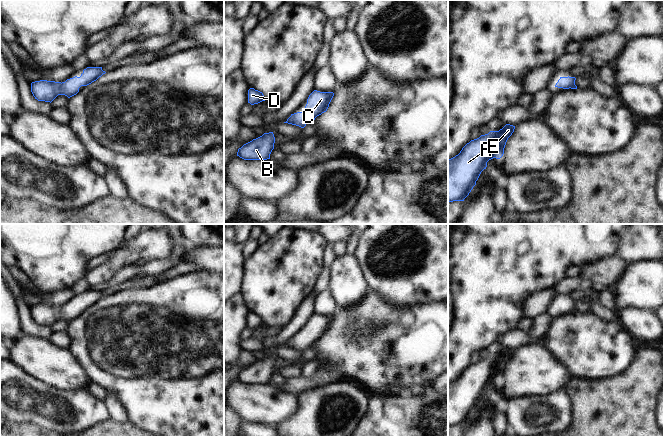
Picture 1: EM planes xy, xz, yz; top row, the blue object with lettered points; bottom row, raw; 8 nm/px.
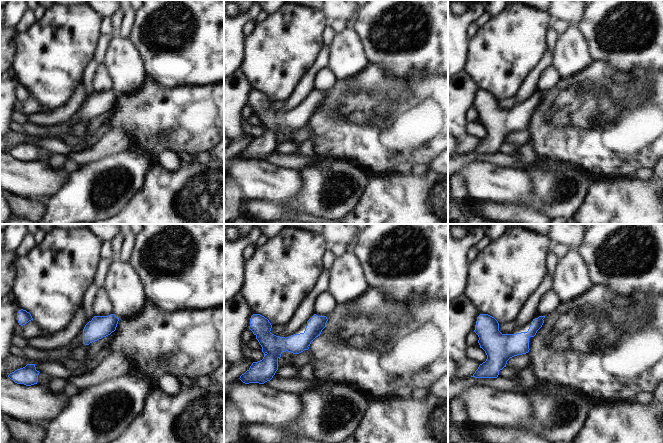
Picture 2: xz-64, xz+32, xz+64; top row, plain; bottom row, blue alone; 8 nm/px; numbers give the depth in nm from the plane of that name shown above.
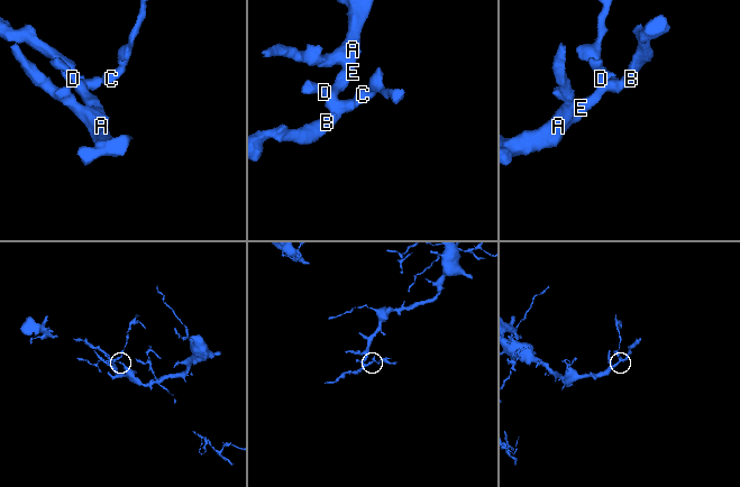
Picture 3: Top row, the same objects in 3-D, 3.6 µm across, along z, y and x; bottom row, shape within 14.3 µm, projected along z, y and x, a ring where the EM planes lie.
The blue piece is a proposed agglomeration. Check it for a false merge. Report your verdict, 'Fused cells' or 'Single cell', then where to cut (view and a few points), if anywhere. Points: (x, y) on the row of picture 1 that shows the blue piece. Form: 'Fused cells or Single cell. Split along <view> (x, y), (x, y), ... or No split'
Single cell. No split.

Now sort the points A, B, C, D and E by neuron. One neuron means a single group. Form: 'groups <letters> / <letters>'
groups A B C D E

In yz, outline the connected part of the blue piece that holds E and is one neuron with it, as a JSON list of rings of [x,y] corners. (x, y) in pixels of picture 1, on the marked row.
[[[506,124],[499,131],[490,131],[467,143],[460,153],[448,160],[448,203],[464,201],[476,185],[487,162],[500,159],[515,126]]]

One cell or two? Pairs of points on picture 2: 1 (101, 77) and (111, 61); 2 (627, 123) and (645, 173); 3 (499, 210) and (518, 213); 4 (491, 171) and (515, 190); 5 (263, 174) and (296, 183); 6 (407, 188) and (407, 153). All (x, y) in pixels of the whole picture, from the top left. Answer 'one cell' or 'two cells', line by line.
1: two cells
2: two cells
3: one cell
4: one cell
5: one cell
6: two cells

